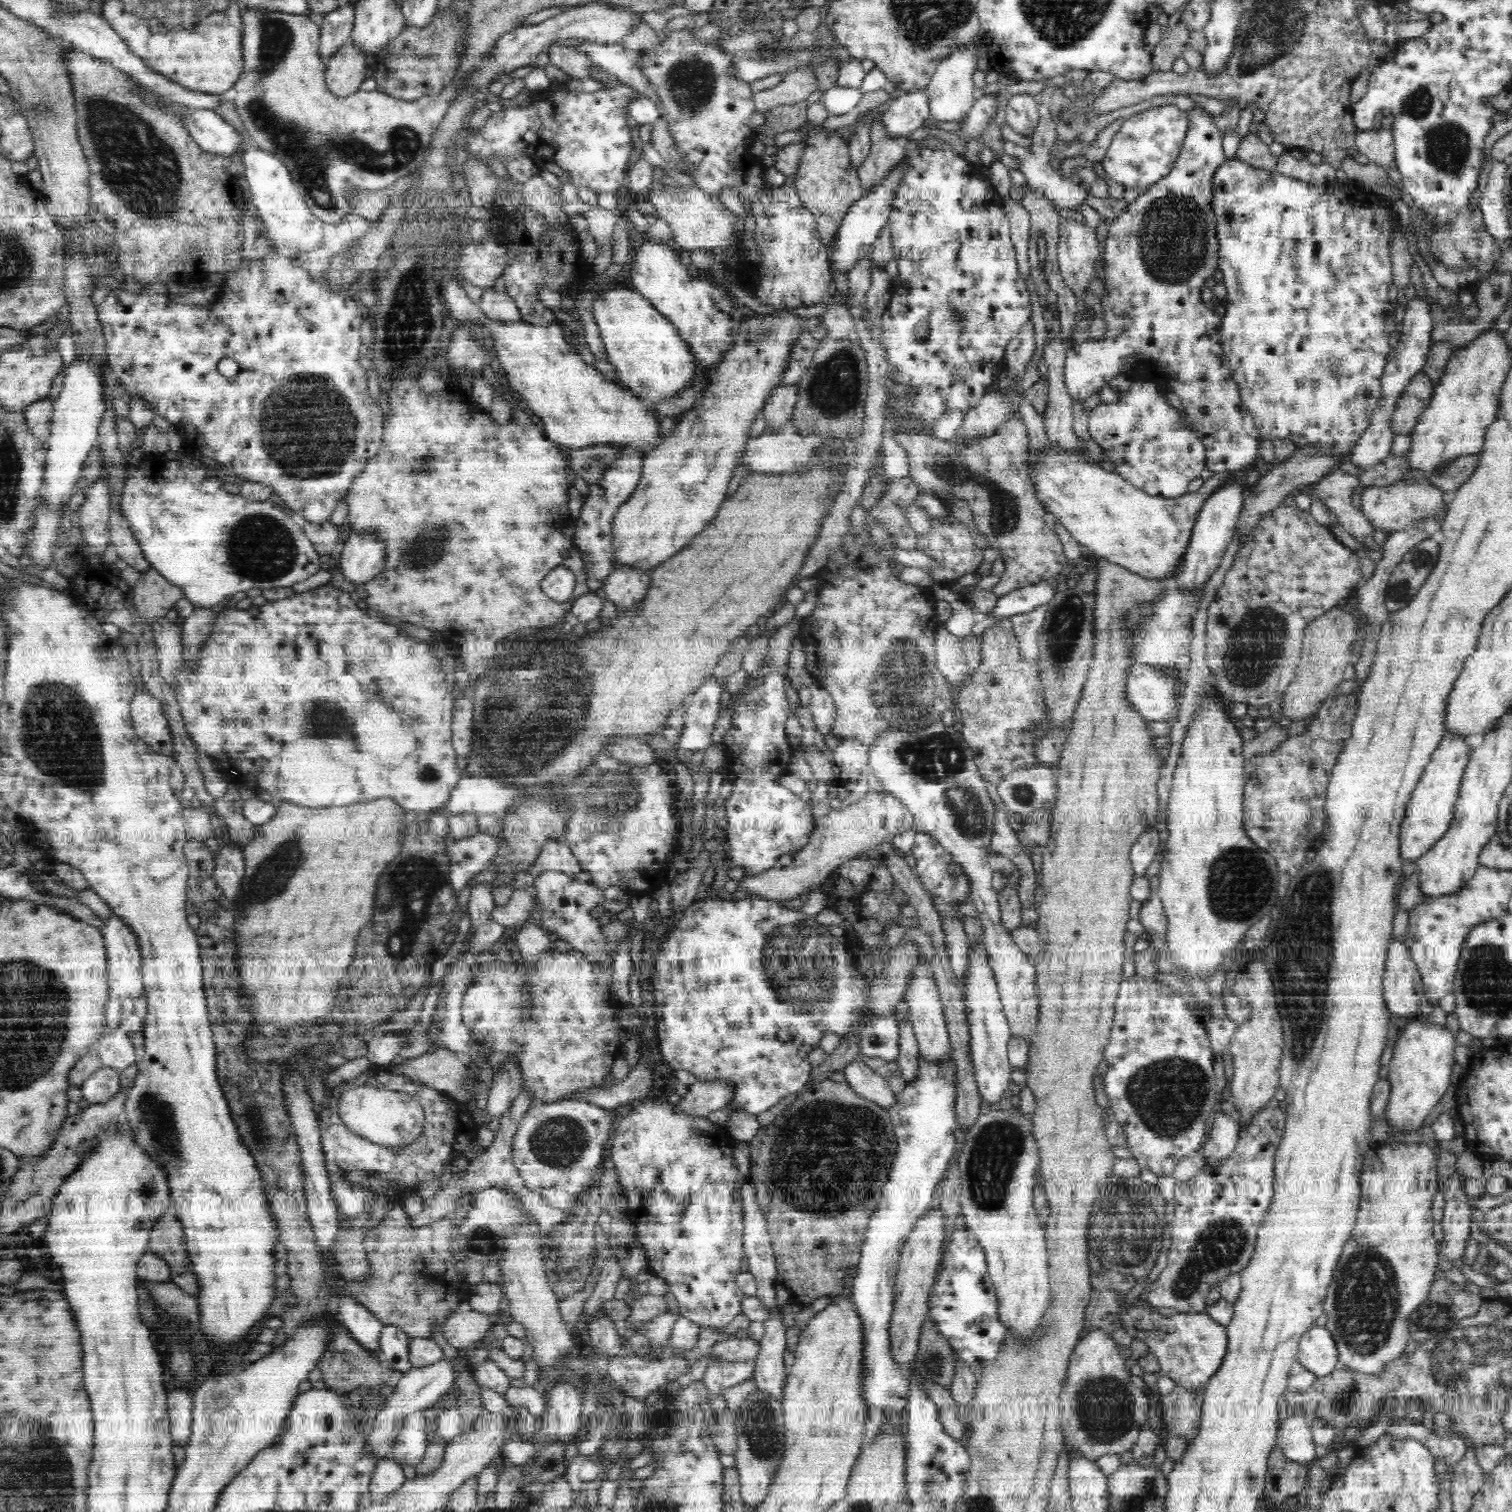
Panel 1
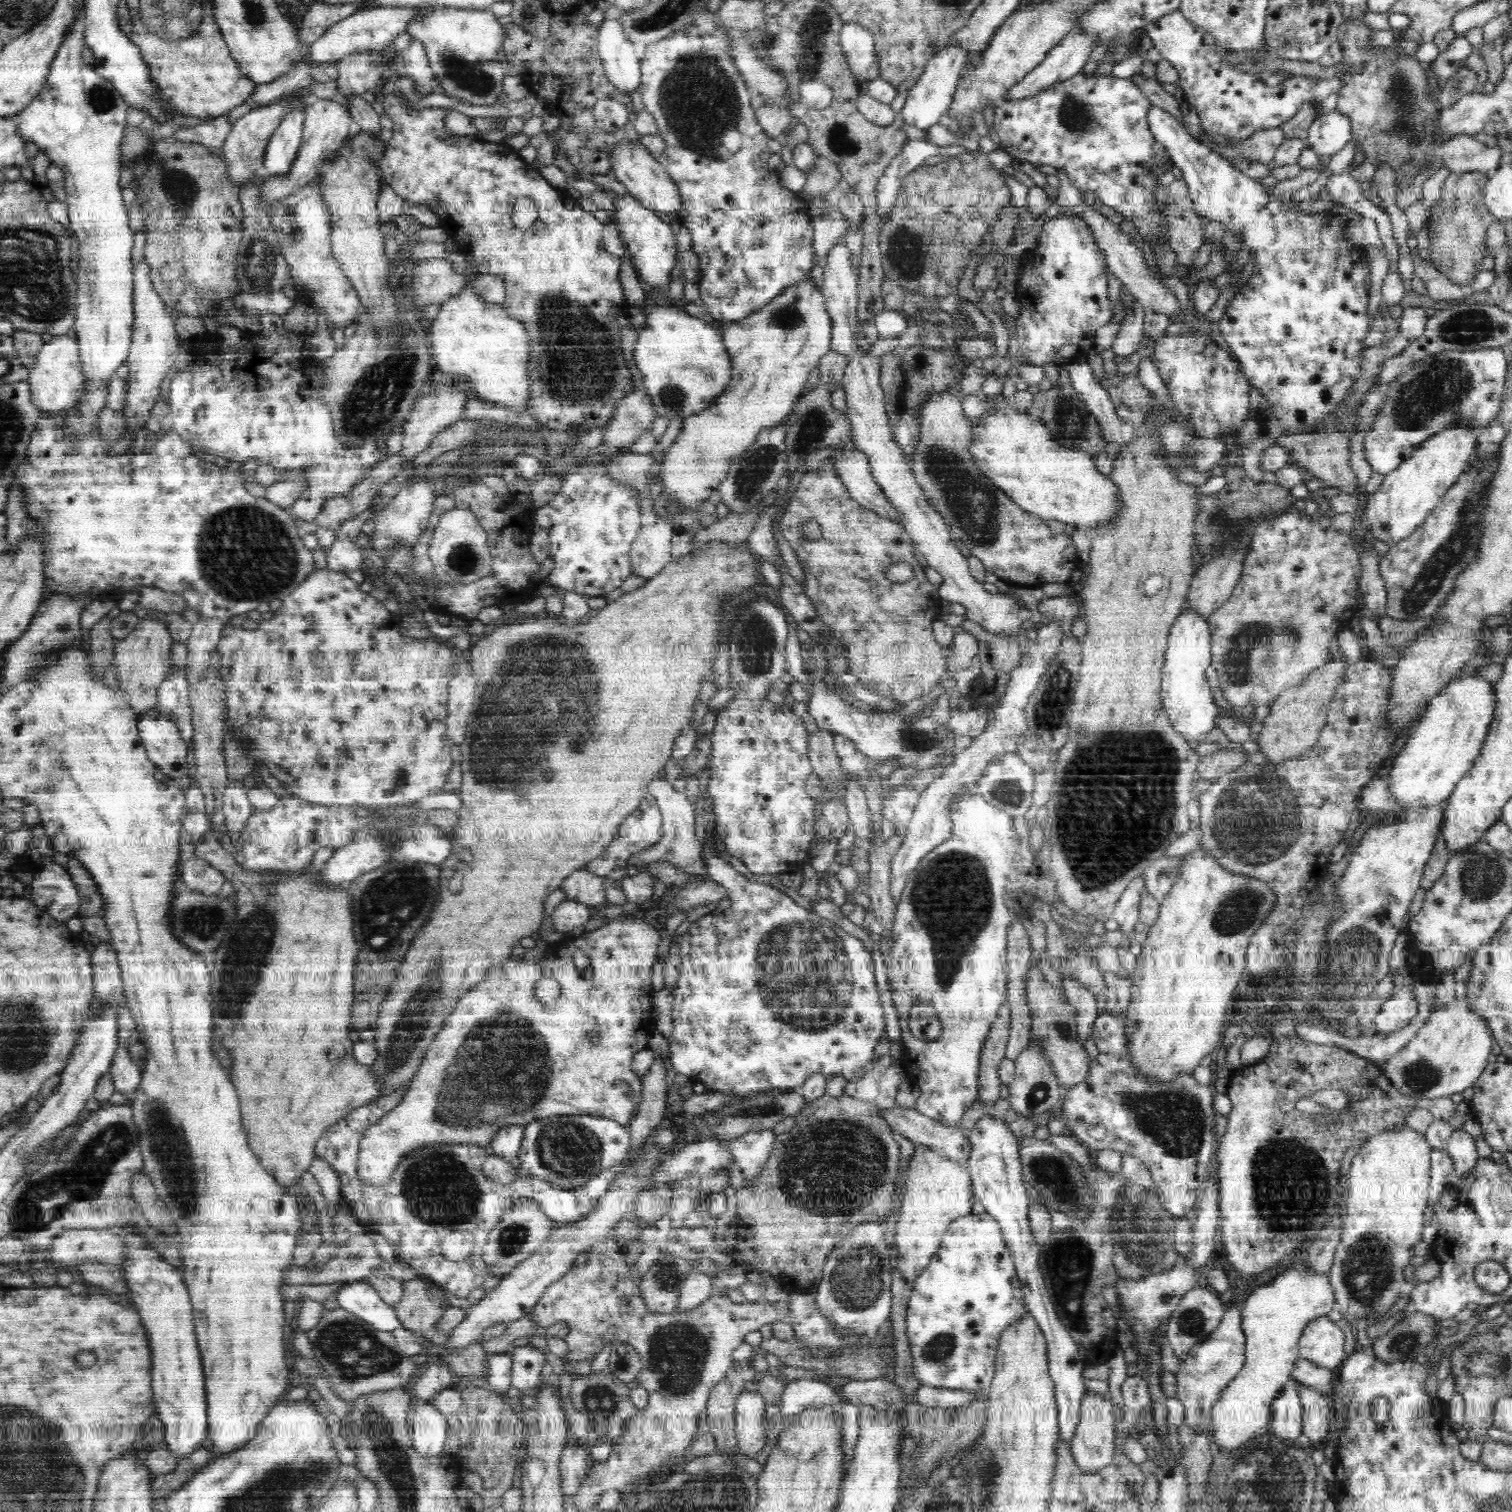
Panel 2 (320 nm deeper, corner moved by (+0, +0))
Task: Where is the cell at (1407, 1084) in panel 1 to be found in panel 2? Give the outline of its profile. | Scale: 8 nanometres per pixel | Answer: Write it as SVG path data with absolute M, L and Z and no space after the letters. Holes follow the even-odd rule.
M1454 999L1438 1007L1418 1034L1381 1067L1392 1086L1402 1094L1418 1099L1450 1097L1473 1086L1488 1066L1494 1038L1488 1023L1468 1010L1468 1003Z

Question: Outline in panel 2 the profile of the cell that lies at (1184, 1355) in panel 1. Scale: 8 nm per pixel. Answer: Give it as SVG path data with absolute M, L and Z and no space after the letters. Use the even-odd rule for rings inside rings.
M1228 1308L1218 1328L1200 1344L1196 1344L1188 1356L1182 1357L1180 1360L1179 1371L1176 1377L1177 1392L1176 1397L1183 1404L1183 1424L1193 1428L1196 1432L1208 1433L1208 1424L1212 1424L1212 1406L1220 1400L1220 1394L1224 1392L1224 1388L1236 1378L1236 1375L1245 1363L1245 1342L1246 1337L1242 1330L1239 1308Z

